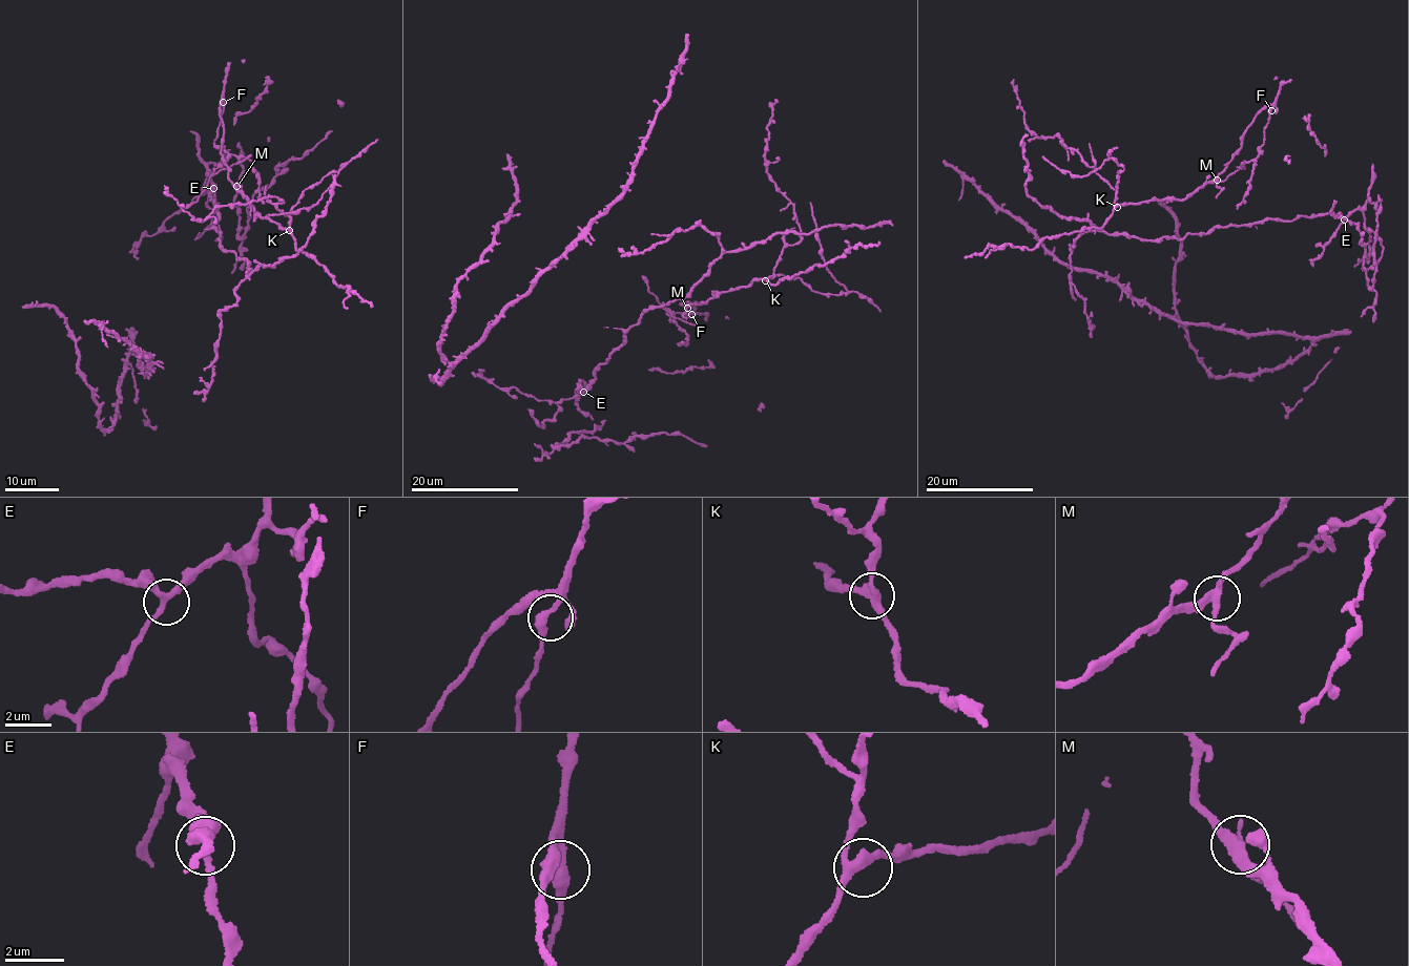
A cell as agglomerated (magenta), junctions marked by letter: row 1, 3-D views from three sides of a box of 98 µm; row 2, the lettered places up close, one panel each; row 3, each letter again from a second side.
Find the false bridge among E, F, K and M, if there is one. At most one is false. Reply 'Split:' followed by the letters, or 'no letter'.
Split: M

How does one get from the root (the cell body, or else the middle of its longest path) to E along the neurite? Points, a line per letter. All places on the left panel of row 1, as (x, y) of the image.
E: (240, 284), (250, 270), (246, 259), (221, 249), (213, 188)

